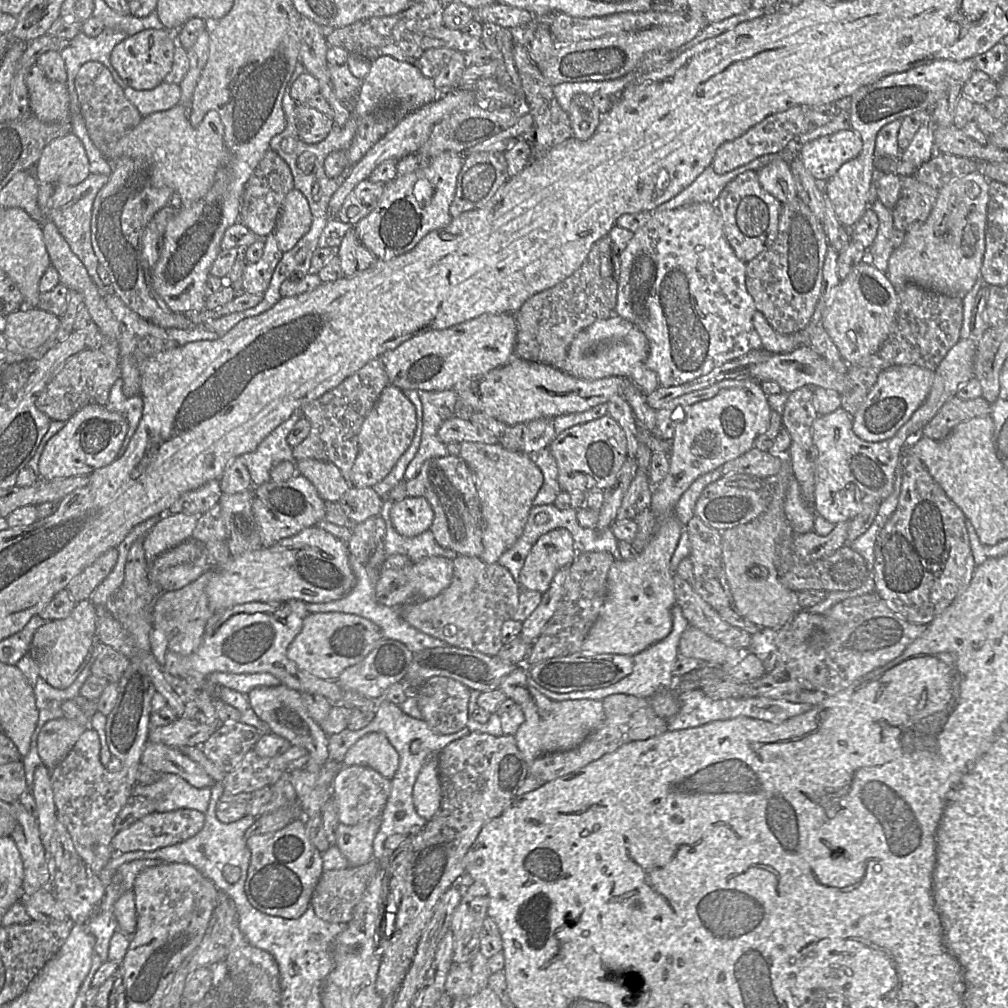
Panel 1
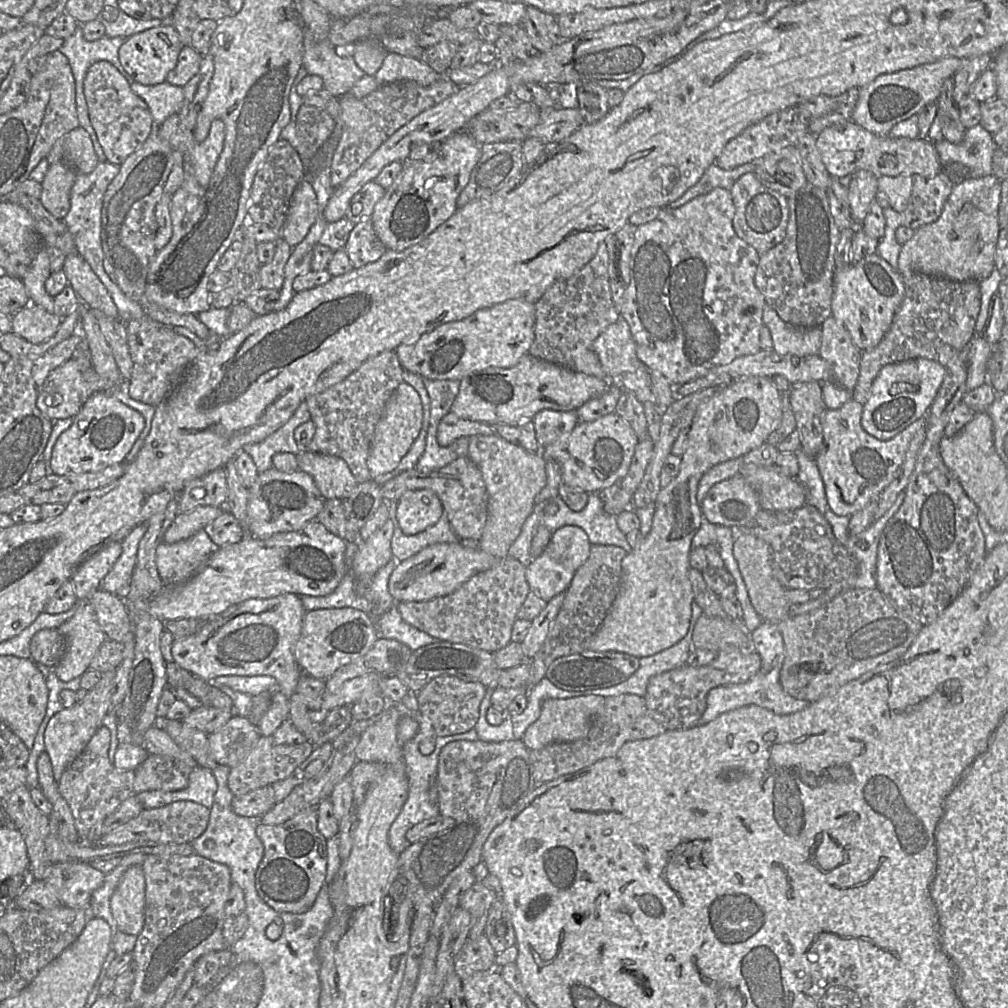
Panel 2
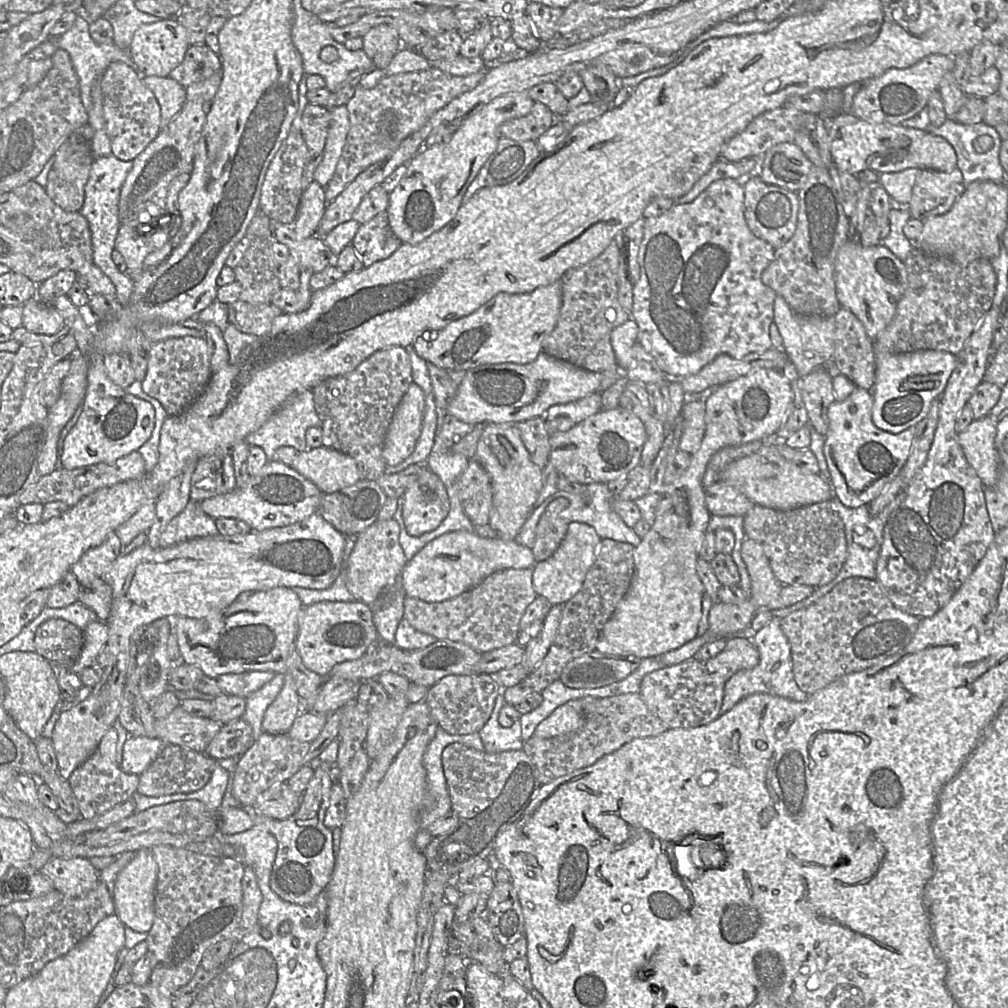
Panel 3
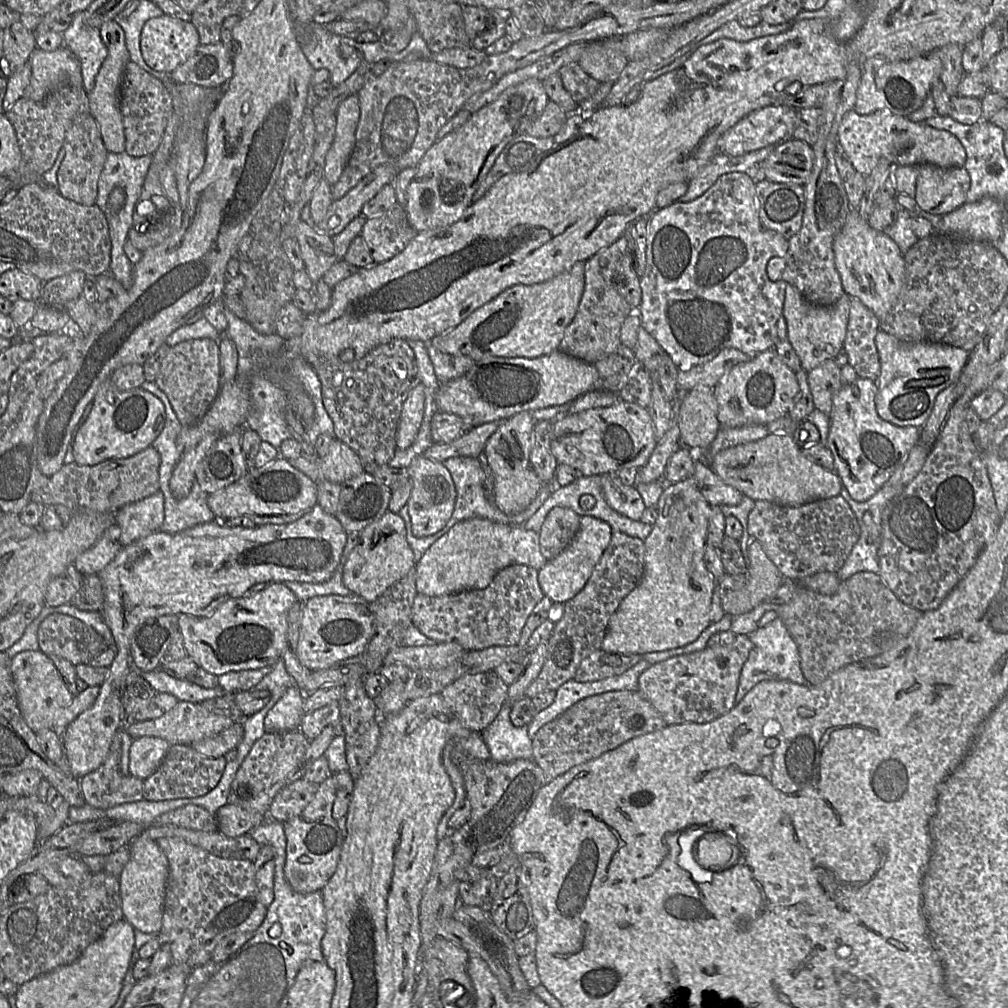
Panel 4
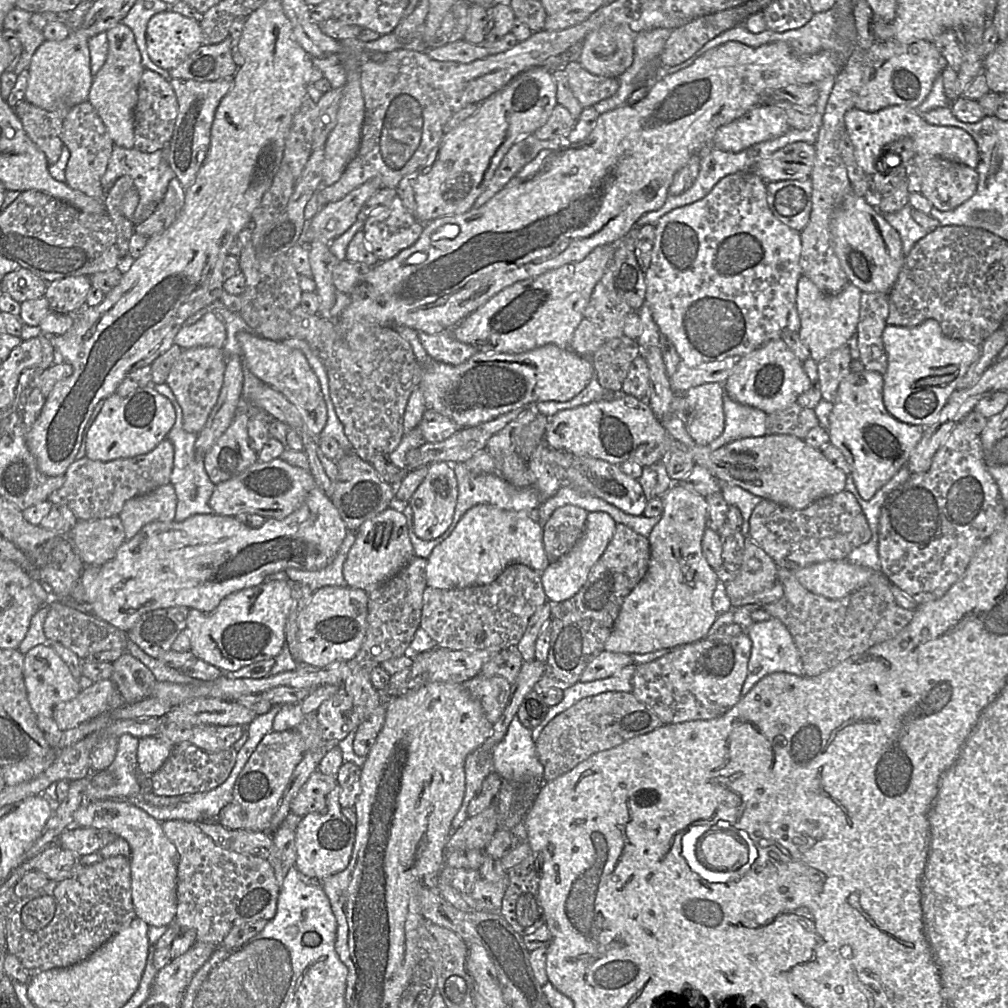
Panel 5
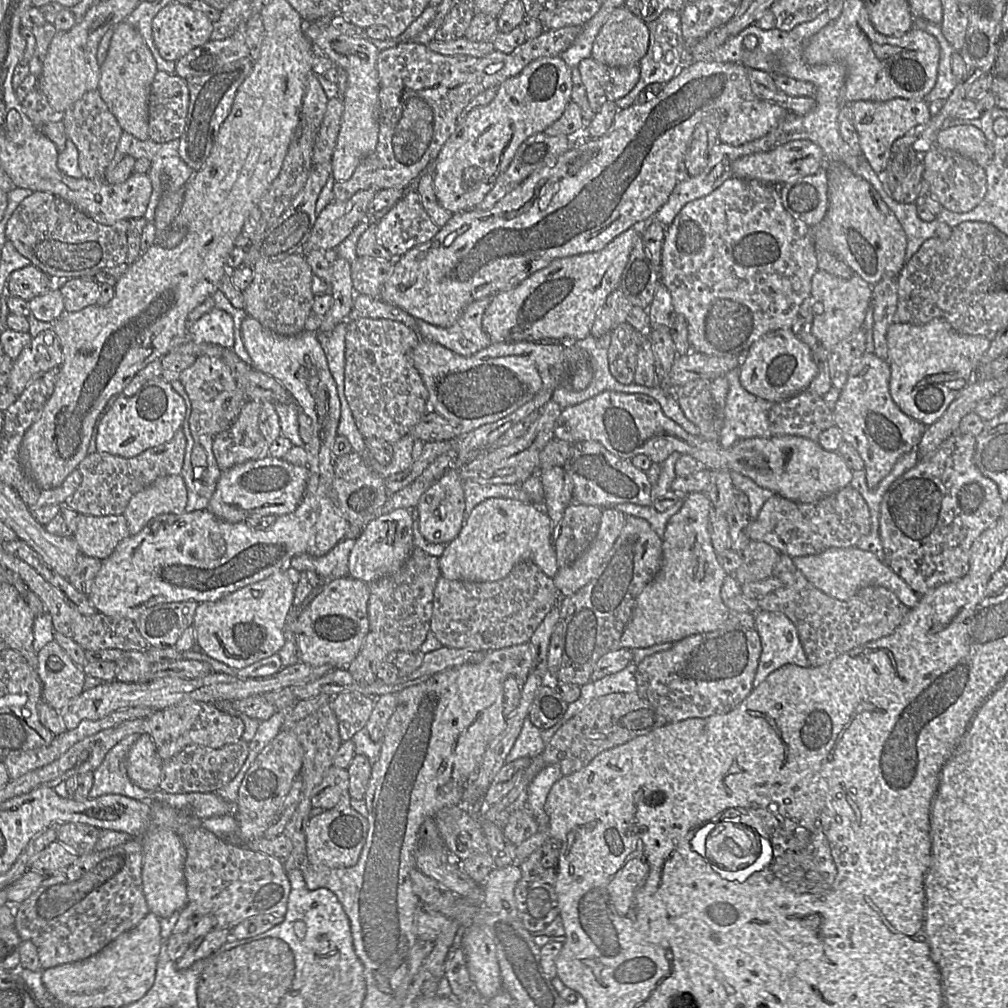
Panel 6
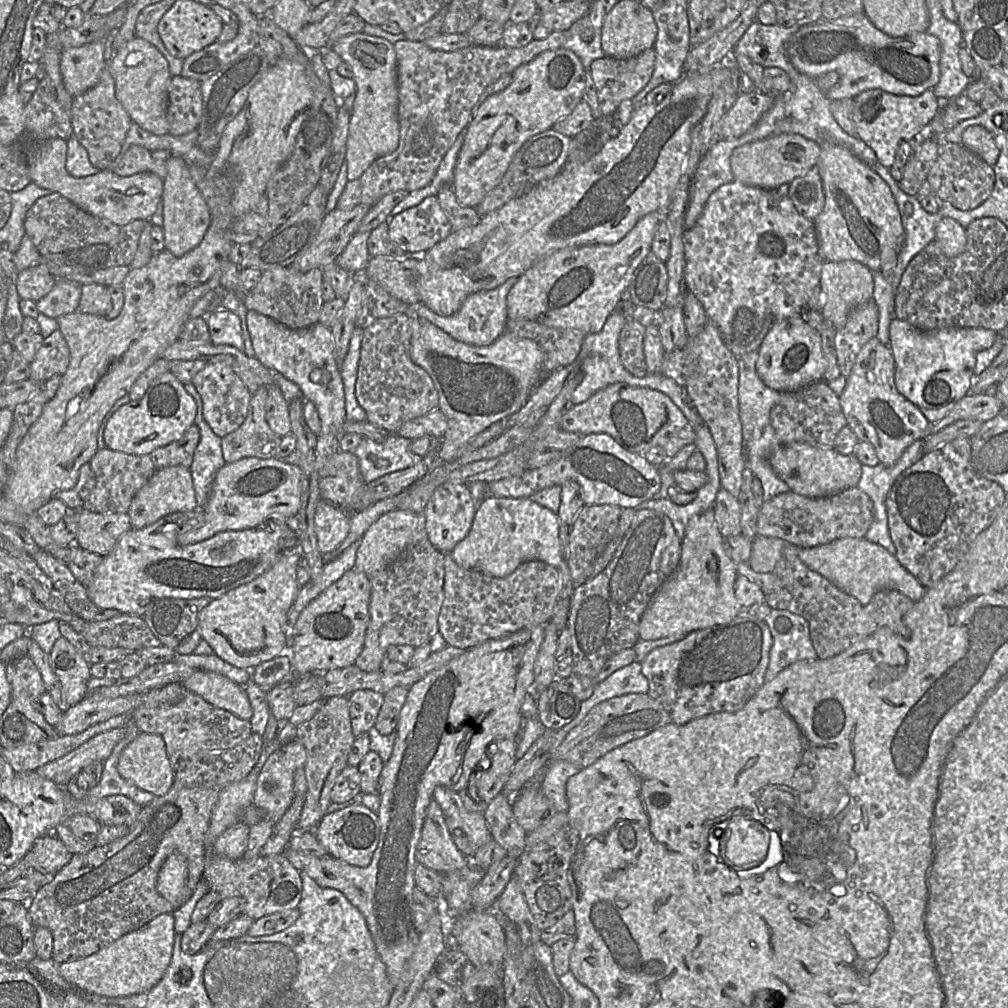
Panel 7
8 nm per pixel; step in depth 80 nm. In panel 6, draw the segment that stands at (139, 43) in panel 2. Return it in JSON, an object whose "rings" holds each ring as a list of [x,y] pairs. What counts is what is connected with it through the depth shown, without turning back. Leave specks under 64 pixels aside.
{"rings":[[[173,1],[153,18],[154,44],[163,59],[177,62],[210,41],[213,24],[205,13]]]}

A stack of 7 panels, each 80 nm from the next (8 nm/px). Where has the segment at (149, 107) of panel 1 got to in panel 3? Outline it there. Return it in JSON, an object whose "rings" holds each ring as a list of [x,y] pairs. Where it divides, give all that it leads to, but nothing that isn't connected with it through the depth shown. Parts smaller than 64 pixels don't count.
{"rings":[[[145,76],[144,84],[154,93],[161,108],[161,129],[182,110],[186,102],[186,87],[170,77]]]}

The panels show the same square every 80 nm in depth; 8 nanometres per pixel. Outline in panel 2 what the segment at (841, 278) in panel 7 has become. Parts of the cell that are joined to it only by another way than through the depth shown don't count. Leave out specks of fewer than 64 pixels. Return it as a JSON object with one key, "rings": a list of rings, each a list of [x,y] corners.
{"rings":[[[768,305],[763,309],[763,324],[770,331],[774,349],[779,354],[795,356],[819,355],[822,330],[820,326],[814,328],[798,328],[784,322],[777,312]]]}

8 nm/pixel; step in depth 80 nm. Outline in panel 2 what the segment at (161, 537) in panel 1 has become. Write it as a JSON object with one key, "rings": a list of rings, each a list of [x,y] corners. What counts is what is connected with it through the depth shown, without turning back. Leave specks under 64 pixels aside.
{"rings":[[[198,506],[179,513],[163,536],[163,542],[173,544],[195,534],[226,510],[224,506]]]}

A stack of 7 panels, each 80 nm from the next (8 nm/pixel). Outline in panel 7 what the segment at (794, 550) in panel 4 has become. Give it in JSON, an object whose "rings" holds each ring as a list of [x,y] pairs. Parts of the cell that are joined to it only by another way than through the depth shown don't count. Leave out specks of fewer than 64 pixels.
{"rings":[[[857,486],[819,498],[802,496],[788,490],[762,503],[757,517],[756,535],[777,537],[798,548],[815,547],[841,538],[862,538],[873,518],[873,502]]]}

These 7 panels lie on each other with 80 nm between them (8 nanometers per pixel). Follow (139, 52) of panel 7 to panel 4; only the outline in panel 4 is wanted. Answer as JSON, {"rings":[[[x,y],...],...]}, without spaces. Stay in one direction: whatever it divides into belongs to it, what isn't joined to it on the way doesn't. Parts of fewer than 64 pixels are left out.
{"rings":[[[114,20],[104,22],[99,30],[108,54],[96,75],[92,91],[87,93],[89,110],[98,124],[106,150],[108,152],[120,153],[125,150],[126,142],[120,110],[120,92],[125,67],[130,61],[130,54],[125,42],[125,32]]]}

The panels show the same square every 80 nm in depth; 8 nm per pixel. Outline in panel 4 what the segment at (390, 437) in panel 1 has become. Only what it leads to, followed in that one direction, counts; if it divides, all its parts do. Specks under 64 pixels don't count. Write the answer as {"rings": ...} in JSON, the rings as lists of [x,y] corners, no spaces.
{"rings":[[[418,383],[403,402],[396,433],[396,449],[406,449],[414,442],[422,423],[425,388]]]}

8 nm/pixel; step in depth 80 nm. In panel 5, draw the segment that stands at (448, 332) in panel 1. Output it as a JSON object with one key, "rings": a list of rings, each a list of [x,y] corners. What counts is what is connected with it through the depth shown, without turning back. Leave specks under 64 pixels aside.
{"rings":[[[617,243],[599,246],[579,262],[506,287],[452,328],[453,336],[485,353],[517,354],[548,344],[569,347],[593,289],[613,260],[616,248]]]}

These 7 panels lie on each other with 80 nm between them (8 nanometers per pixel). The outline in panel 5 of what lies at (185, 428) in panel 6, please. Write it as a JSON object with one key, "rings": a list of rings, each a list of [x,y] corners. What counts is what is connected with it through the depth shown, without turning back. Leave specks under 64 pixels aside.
{"rings":[[[179,406],[175,407],[175,422],[170,429],[166,439],[170,440],[174,447],[173,469],[169,483],[175,489],[177,496],[177,506],[173,521],[182,522],[196,514],[211,514],[209,499],[216,487],[209,479],[204,469],[204,457],[195,456],[195,434],[188,434],[183,429],[182,412]]]}

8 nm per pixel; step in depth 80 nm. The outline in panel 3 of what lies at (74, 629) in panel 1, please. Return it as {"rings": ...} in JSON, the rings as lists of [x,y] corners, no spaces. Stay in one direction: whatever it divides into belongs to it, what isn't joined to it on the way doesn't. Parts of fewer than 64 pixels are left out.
{"rings":[[[100,620],[92,621],[83,629],[83,635],[84,643],[81,653],[74,664],[69,667],[70,671],[75,674],[92,666],[96,656],[107,645],[109,636],[107,624]]]}

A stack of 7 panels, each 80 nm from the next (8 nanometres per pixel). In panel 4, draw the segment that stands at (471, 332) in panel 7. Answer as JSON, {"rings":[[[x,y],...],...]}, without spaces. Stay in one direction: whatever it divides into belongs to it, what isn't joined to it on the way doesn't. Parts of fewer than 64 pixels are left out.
{"rings":[[[430,342],[425,343],[427,354],[440,386],[464,375],[474,363],[469,357],[450,355],[438,350]]]}

